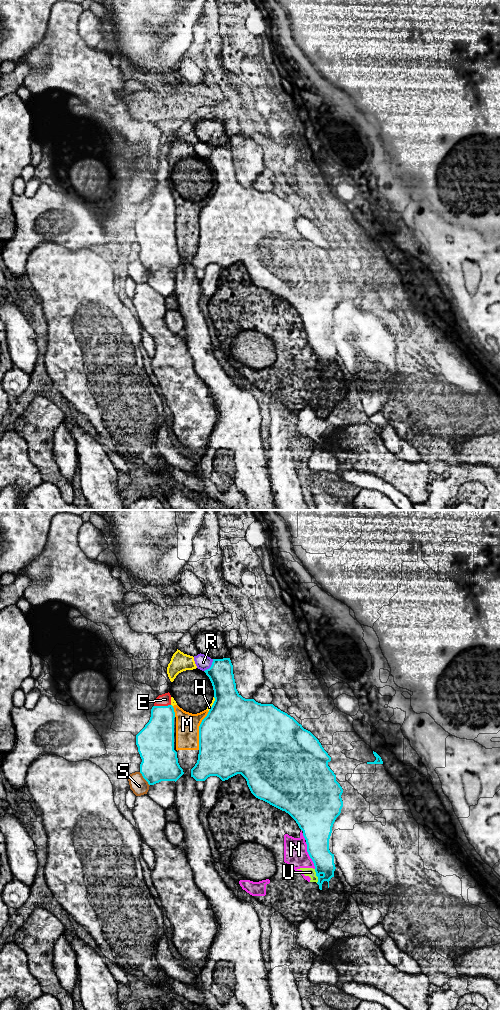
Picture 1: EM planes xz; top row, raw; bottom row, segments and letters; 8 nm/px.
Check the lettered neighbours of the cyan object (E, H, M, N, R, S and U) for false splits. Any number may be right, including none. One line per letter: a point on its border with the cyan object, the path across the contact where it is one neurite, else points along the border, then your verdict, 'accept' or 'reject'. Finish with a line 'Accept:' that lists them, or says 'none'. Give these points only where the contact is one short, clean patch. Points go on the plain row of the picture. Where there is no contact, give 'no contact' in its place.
E: meets cyan in xz at (162, 194); accept
H: meets cyan in xz at (213, 192); reject
M: meets cyan in xz at (199, 218); reject
N: meets cyan in xz at (309, 343); reject
R: meets cyan in xz at (211, 154); reject
S: meets cyan in xz at (144, 266); reject
U: meets cyan in xz at (316, 363); border along xz (314, 357), (317, 370); reject
Accept: E

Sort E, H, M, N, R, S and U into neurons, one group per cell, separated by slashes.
E / H M / N U / R S

